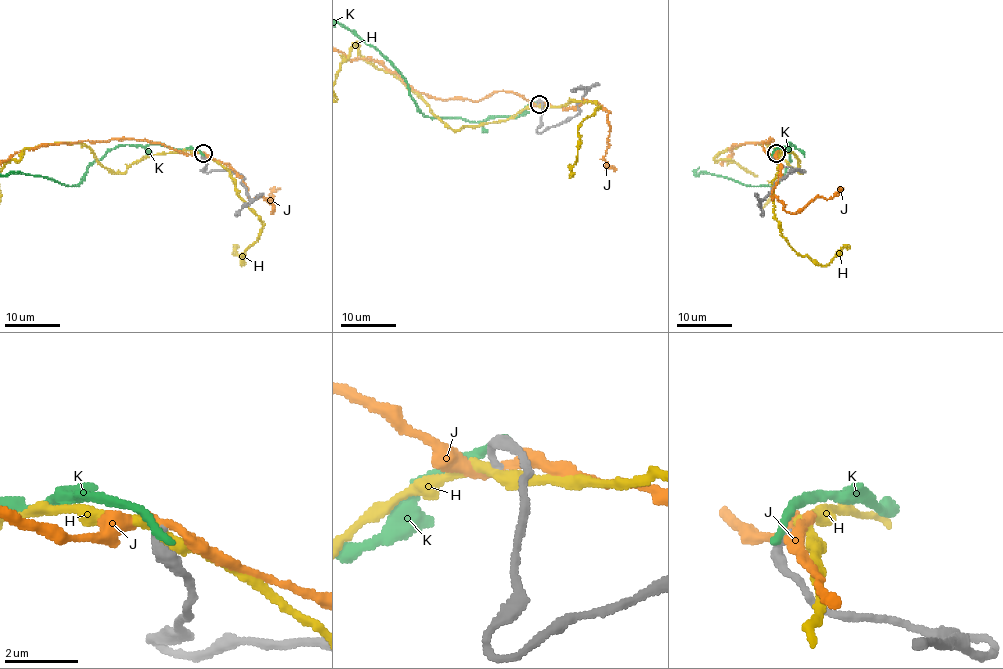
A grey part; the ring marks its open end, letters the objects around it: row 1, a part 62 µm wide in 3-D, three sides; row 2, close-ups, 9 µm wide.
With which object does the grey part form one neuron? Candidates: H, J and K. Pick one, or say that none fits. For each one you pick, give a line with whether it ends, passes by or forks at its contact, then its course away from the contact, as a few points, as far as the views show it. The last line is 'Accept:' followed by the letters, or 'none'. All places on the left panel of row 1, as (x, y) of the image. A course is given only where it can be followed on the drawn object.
Accept: none

